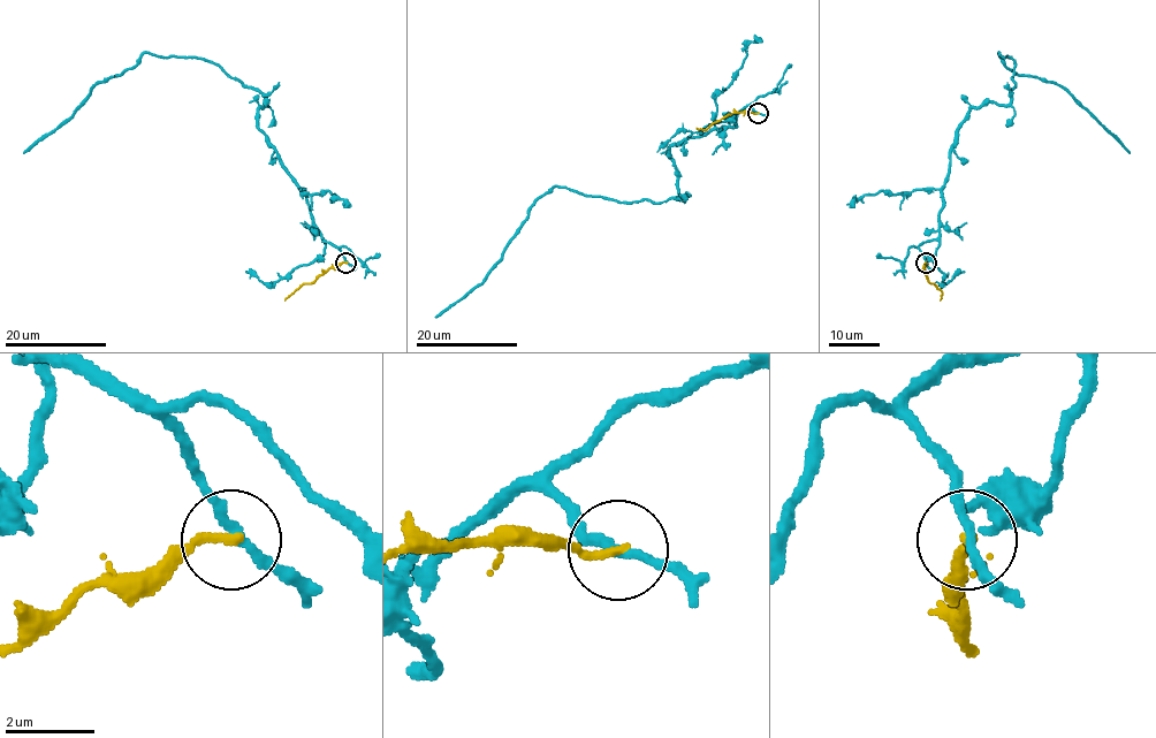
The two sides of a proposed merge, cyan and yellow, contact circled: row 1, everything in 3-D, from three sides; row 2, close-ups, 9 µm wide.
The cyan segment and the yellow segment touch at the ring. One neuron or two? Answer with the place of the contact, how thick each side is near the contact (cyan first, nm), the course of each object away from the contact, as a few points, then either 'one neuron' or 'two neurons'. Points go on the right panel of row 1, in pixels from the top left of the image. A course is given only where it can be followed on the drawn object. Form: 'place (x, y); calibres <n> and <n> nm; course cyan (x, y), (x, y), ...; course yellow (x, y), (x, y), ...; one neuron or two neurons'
place (926, 263); calibres 200 and 190 nm; course cyan (925, 261), (956, 130), (1014, 88), (999, 53), (1065, 89), (1128, 153); course yellow (925, 263), (929, 281), (942, 291), (940, 301); two neurons

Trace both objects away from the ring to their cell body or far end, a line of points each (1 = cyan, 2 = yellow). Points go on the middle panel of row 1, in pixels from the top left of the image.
1: (758, 113), (746, 106), (734, 127), (670, 146), (676, 197), (621, 202), (555, 187), (480, 283), (435, 317)
2: (758, 113), (732, 113), (706, 129), (697, 128)

